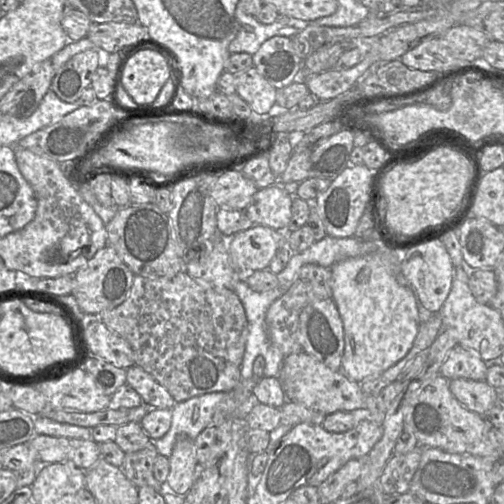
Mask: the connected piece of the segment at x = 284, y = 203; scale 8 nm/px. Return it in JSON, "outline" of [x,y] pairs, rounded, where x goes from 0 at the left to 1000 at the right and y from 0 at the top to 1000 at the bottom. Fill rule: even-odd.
{"outline":[[[556,363],[514,373],[484,415],[504,446],[536,450],[565,460],[577,433],[581,391]]]}

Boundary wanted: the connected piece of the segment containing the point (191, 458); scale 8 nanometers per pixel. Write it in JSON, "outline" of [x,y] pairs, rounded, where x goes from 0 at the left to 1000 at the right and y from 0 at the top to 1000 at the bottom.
{"outline":[[[355,863],[335,905],[335,919],[329,960],[351,980],[371,980],[385,960],[385,935],[393,921],[385,873]]]}

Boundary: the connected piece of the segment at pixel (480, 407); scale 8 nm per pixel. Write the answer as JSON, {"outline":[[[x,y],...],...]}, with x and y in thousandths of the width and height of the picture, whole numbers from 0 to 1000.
{"outline":[[[907,750],[891,756],[891,772],[915,804],[954,825],[990,794],[988,774],[962,754]]]}

